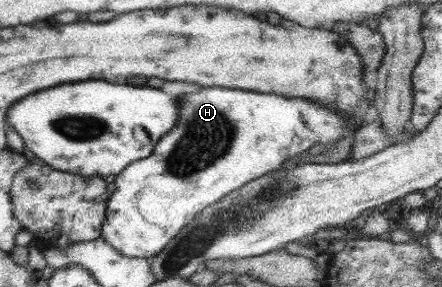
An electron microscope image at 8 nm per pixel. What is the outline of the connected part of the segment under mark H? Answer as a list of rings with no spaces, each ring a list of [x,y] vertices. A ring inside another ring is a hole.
[[[200,86],[194,93],[182,94],[176,113],[176,125],[158,139],[152,153],[129,163],[115,177],[115,190],[106,202],[106,219],[101,226],[100,238],[123,257],[150,260],[206,206],[240,188],[246,181],[278,169],[280,163],[308,151],[314,144],[328,147],[350,132],[348,121],[338,111],[324,105],[238,89]]]

